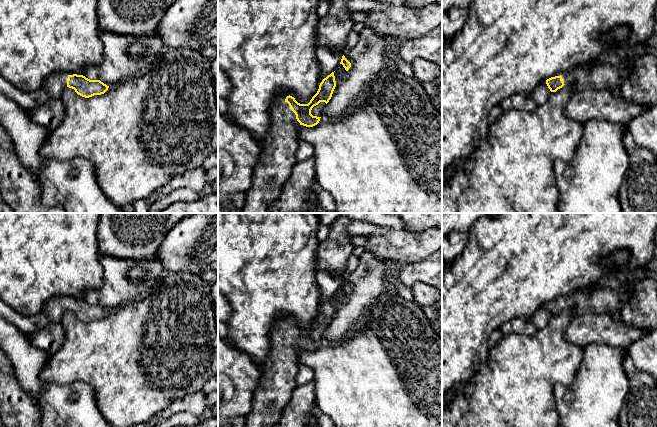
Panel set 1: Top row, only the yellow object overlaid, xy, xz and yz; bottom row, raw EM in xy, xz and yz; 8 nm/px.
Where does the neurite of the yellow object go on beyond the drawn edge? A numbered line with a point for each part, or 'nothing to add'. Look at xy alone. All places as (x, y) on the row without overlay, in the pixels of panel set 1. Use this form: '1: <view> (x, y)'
1: xy (55, 308)

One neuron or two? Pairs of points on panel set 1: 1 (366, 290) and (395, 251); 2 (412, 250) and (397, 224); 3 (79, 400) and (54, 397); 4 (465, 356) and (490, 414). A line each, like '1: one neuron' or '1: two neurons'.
1: two neurons
2: two neurons
3: one neuron
4: two neurons

